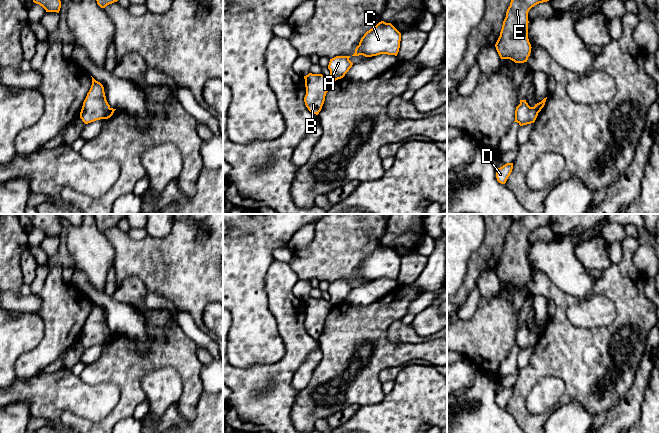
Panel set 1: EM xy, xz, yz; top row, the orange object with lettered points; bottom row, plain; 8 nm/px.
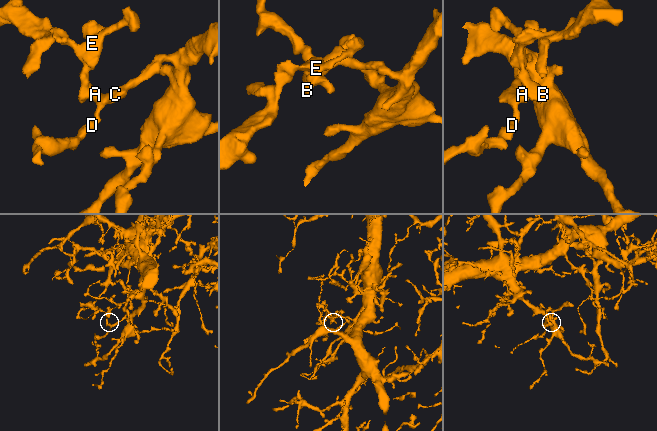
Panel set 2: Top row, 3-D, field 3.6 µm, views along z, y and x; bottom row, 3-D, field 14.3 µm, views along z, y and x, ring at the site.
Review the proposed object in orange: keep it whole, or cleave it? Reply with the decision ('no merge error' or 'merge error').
merge error

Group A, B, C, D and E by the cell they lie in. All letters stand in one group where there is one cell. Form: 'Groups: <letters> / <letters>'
Groups: A C D / B E

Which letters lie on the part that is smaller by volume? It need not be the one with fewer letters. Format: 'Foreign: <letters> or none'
Foreign: B, E

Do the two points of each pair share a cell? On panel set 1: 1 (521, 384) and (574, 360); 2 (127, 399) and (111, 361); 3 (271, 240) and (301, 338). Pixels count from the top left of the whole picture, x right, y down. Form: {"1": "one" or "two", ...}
{"1": "one", "2": "one", "3": "two"}

